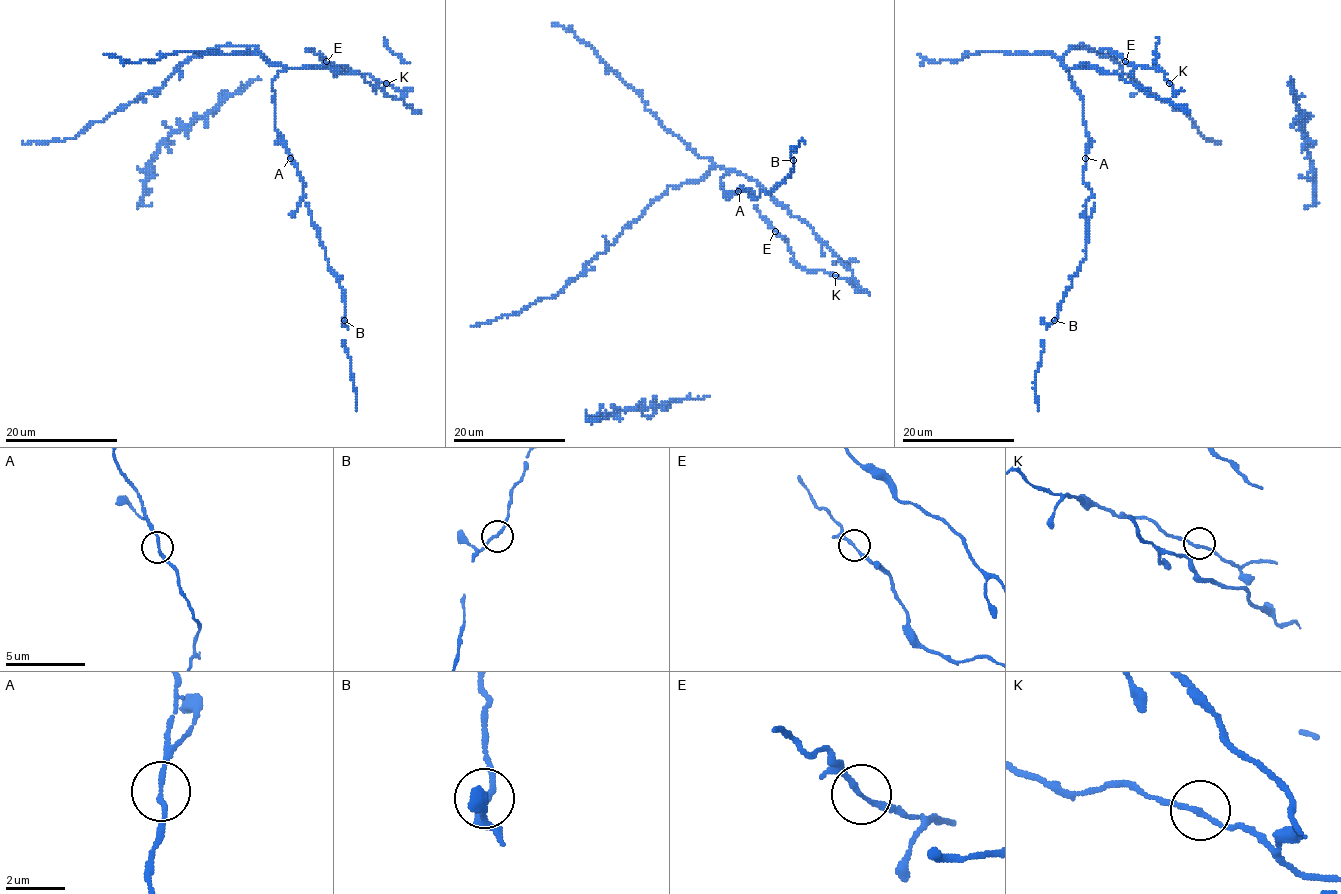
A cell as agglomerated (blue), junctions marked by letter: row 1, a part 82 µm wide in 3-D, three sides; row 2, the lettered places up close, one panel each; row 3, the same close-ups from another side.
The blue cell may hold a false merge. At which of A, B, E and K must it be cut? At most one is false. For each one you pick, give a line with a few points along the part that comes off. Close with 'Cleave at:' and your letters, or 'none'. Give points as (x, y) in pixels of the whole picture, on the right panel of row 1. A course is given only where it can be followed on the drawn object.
Cleave at: none

